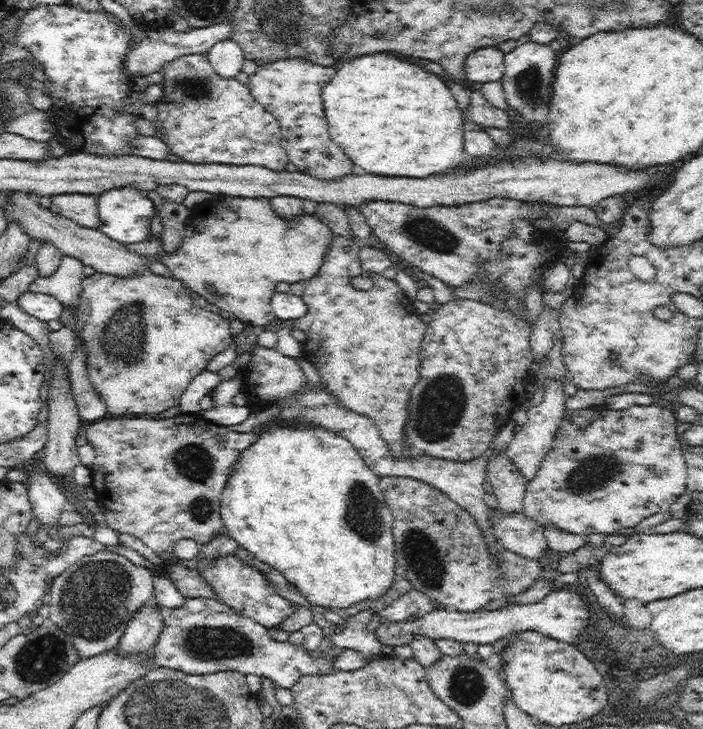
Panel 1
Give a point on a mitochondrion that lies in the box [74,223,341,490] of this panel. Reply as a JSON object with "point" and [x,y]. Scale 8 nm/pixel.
{"point":[123,342]}

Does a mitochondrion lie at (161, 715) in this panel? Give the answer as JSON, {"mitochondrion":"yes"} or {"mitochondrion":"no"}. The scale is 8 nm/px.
{"mitochondrion":"yes"}

